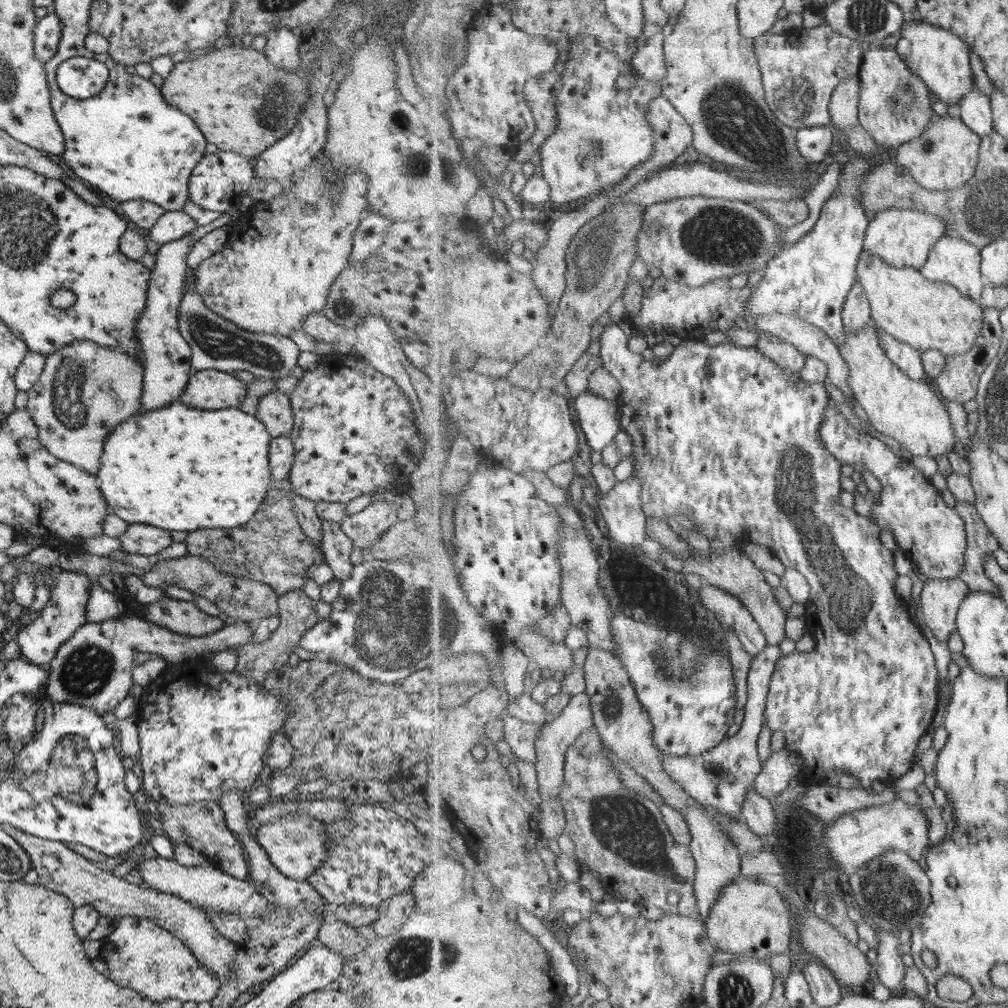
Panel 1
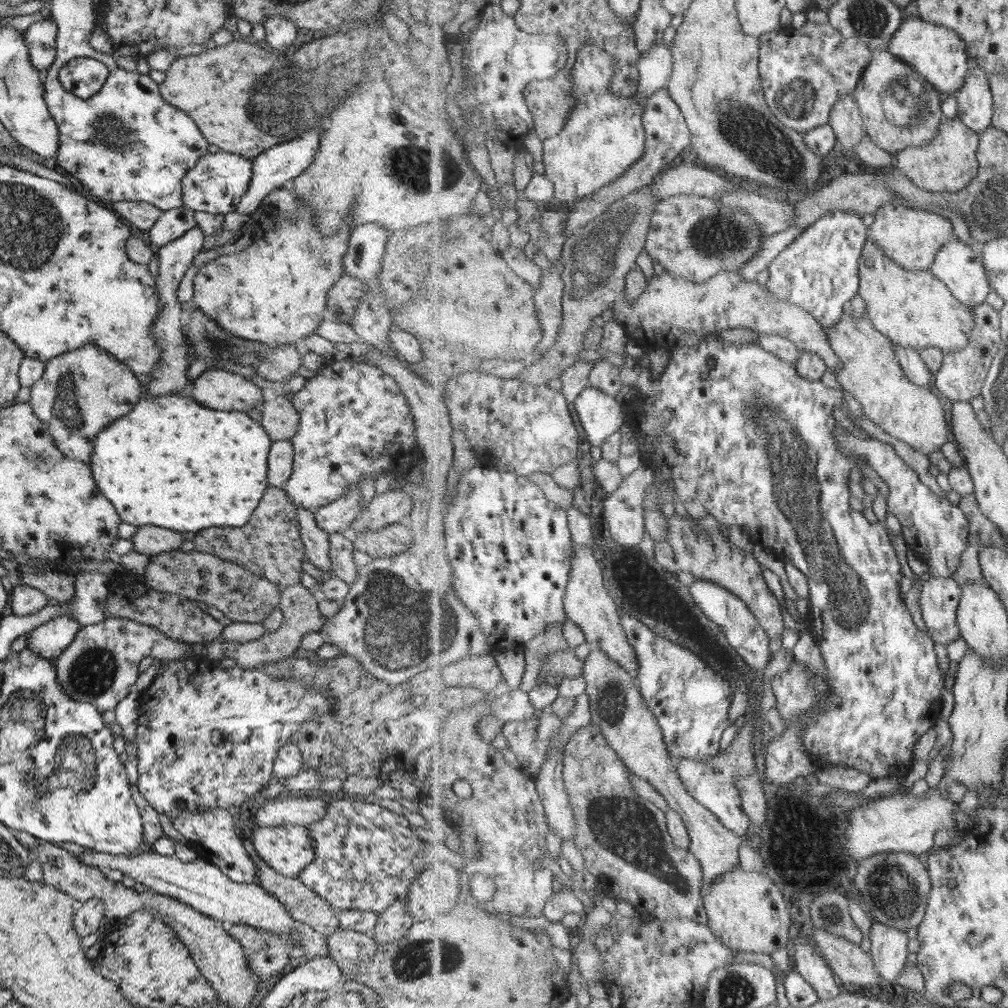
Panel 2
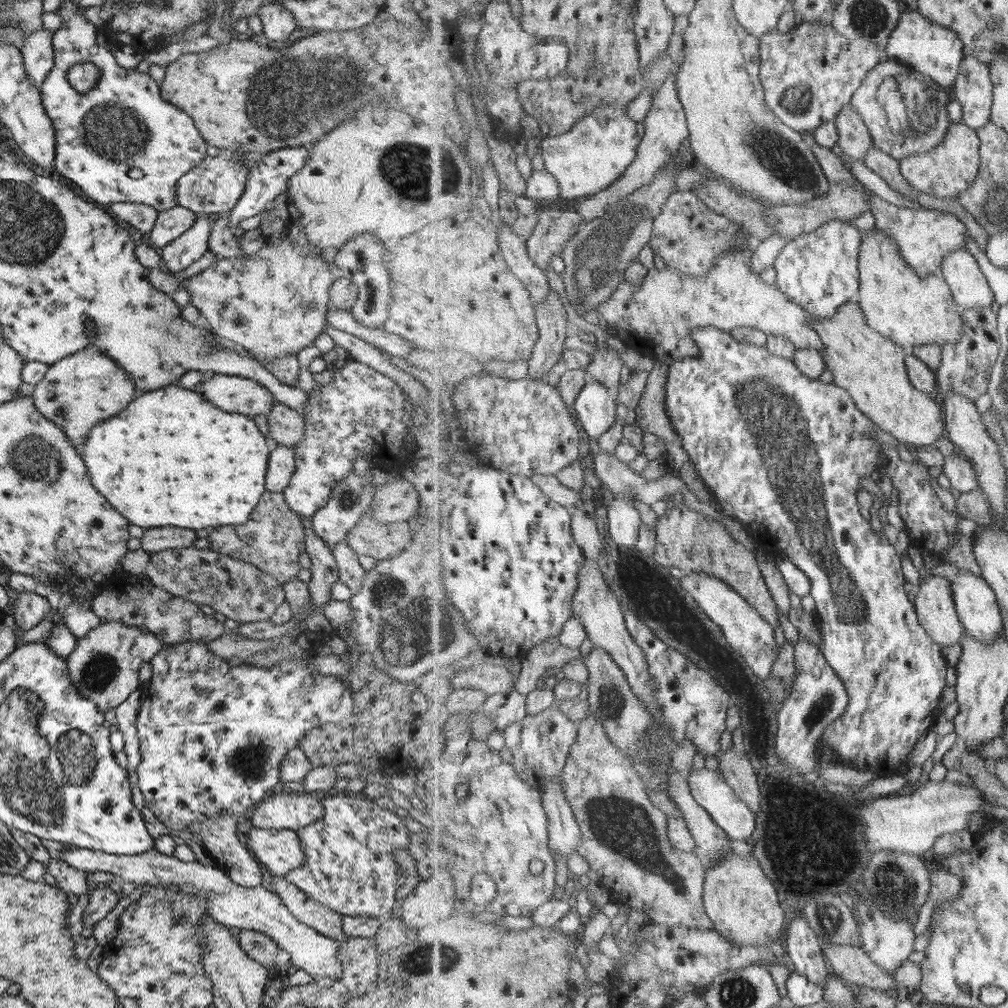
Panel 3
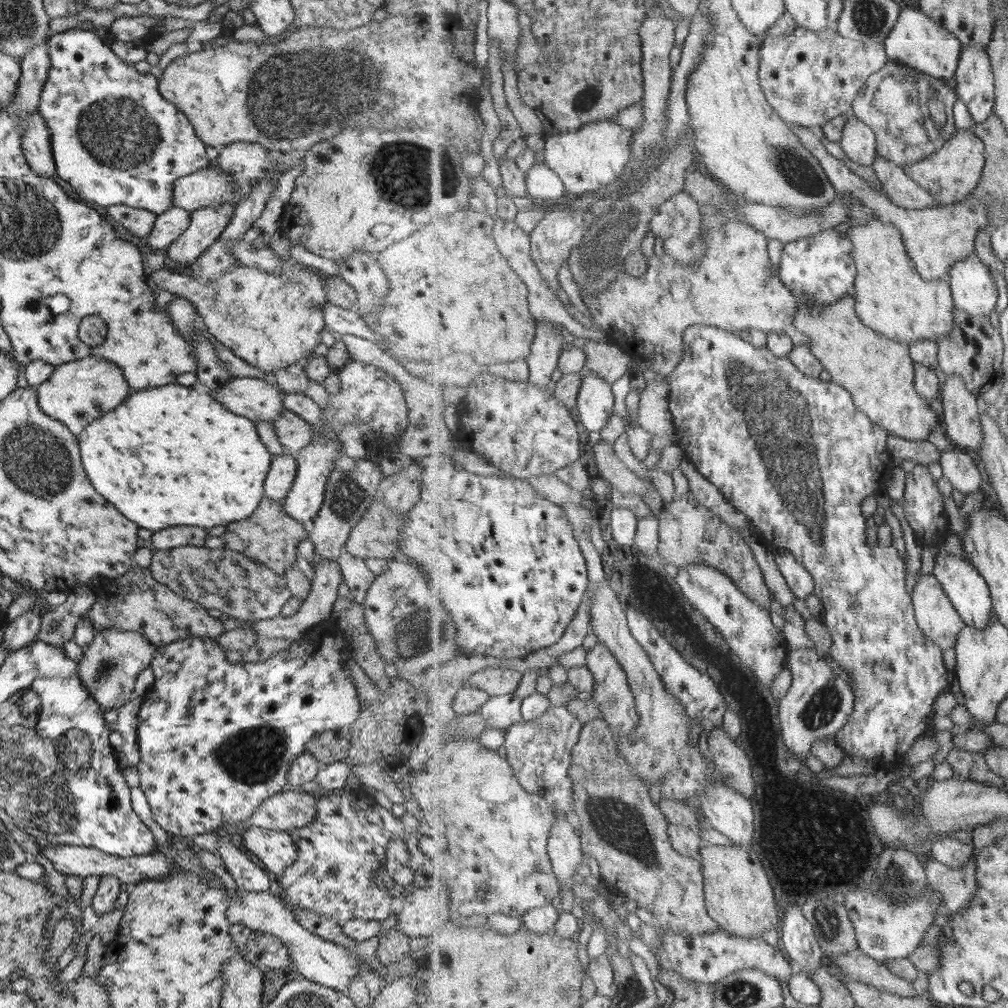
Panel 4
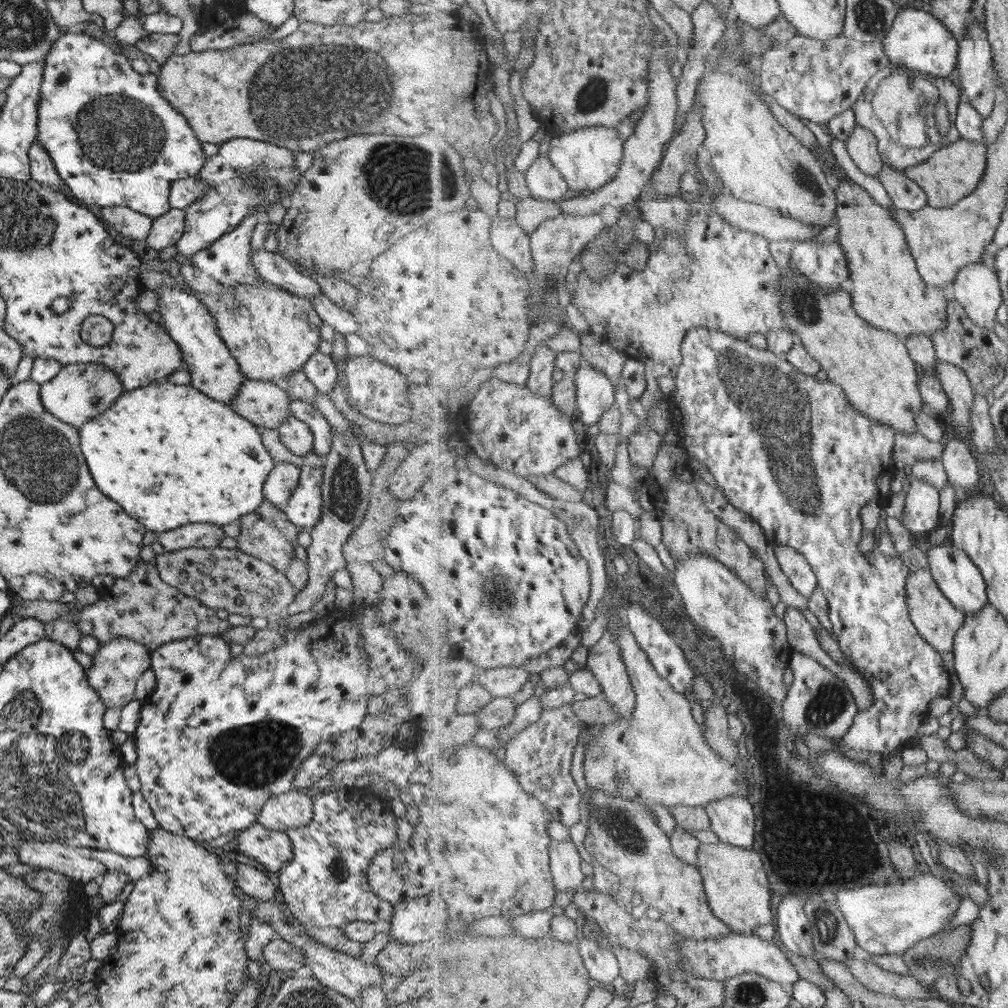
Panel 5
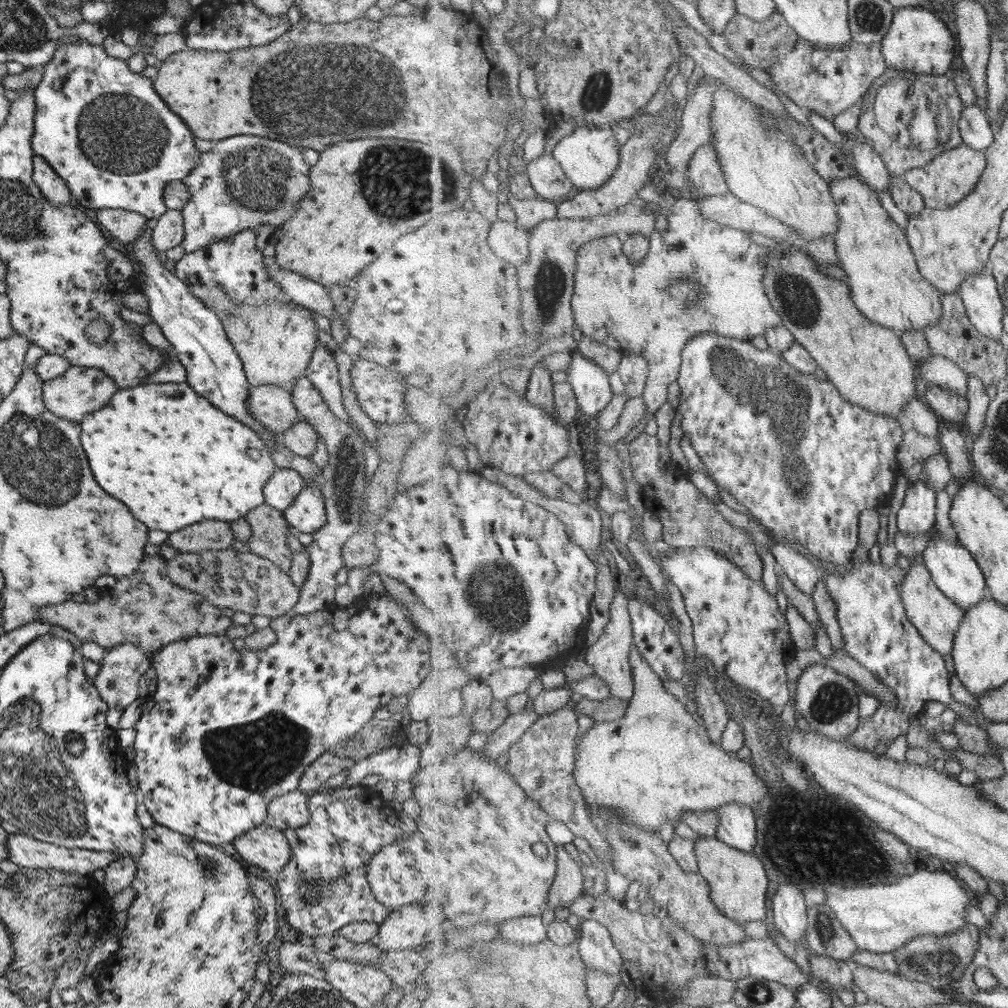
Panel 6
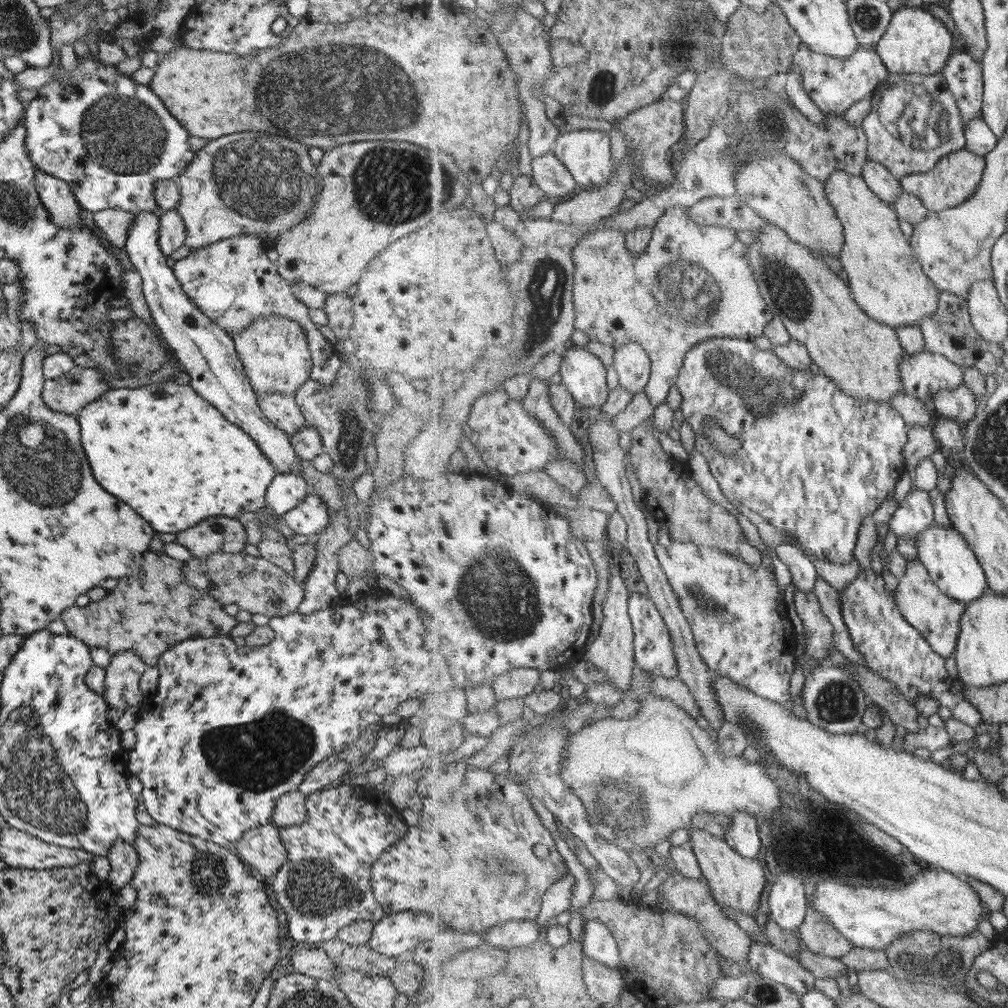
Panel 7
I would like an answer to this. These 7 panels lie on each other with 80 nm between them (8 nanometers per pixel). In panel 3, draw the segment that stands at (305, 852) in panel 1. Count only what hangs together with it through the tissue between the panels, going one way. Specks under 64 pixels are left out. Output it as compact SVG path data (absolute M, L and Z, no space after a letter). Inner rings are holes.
M254 827L243 838L244 845L270 875L283 877L296 869L304 859L298 835L290 829L259 829Z

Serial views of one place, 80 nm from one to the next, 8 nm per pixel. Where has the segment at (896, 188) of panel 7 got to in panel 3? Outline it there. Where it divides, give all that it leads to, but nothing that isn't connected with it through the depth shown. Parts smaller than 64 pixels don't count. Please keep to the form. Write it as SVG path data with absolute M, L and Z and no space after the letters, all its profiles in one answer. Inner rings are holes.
M850 103L844 106L835 120L840 134L838 146L849 157L863 161L869 149L874 146L873 137L863 117Z

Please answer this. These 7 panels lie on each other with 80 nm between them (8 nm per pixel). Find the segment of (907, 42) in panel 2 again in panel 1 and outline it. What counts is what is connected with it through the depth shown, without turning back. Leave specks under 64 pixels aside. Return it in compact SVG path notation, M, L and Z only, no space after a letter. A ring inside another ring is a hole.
M908 20L895 46L911 70L919 75L928 84L931 92L937 95L939 100L946 102L953 111L960 106L963 97L966 97L966 94L975 86L971 60L969 60L970 48L971 46L952 30L923 20Z

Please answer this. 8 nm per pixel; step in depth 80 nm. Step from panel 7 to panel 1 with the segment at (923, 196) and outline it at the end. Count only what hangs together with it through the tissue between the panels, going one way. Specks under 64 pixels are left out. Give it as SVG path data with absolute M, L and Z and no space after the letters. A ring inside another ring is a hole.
M957 112L937 115L928 129L911 142L896 149L899 165L908 169L908 173L925 189L934 192L946 192L951 189L967 189L976 175L980 161L982 138L959 116Z

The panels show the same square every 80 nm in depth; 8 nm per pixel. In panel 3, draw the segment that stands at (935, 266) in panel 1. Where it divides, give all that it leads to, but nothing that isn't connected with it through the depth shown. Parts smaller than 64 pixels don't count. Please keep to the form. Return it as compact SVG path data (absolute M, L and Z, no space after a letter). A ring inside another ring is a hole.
M959 249L949 253L939 269L938 275L945 278L962 310L988 309L995 302L993 290L979 263L971 252Z

